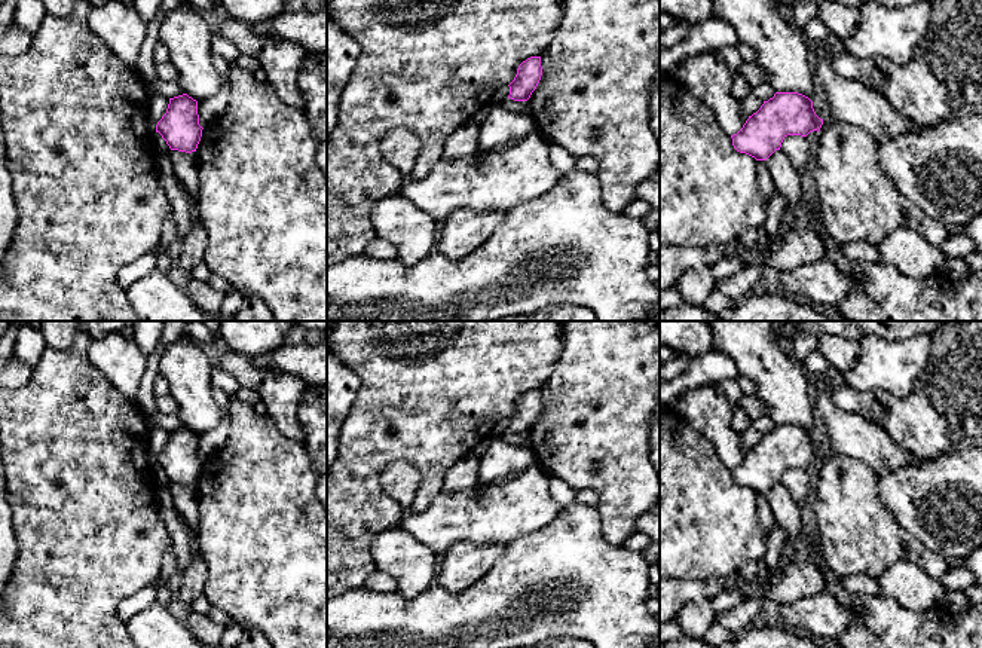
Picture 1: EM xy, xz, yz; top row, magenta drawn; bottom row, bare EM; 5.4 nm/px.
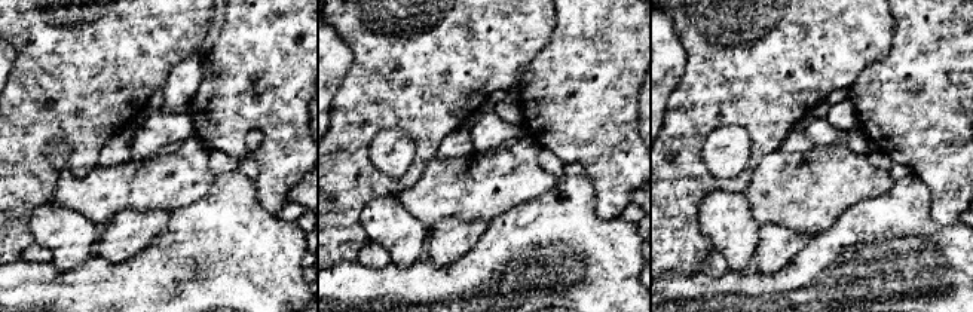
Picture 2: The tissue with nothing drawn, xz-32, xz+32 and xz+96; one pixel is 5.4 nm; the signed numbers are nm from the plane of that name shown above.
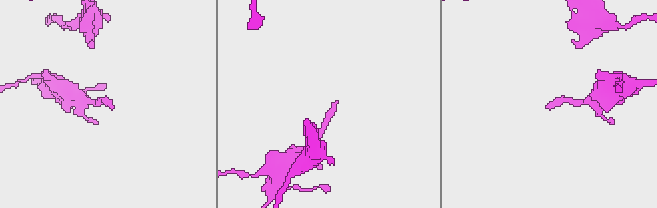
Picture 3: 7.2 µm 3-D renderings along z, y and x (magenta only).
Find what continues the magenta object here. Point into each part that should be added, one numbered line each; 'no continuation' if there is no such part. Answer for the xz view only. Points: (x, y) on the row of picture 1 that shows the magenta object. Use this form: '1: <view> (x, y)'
no continuation

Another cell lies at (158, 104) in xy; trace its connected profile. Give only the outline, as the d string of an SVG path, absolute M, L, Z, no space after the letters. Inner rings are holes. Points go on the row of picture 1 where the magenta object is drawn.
M152 95L147 104L147 114L149 114L149 132L152 135L156 134L156 125L166 113L169 104L169 98L163 95Z

